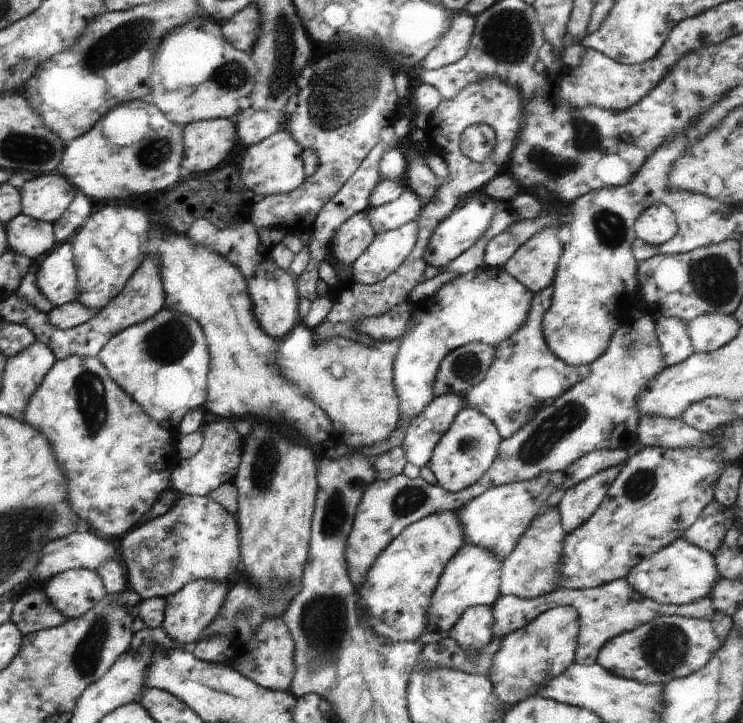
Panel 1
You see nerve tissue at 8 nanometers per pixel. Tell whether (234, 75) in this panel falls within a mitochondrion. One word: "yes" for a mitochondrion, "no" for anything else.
yes

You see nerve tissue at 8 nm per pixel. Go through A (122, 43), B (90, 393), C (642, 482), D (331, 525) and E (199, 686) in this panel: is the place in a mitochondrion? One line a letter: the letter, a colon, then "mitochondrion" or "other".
A: mitochondrion
B: mitochondrion
C: mitochondrion
D: mitochondrion
E: other

